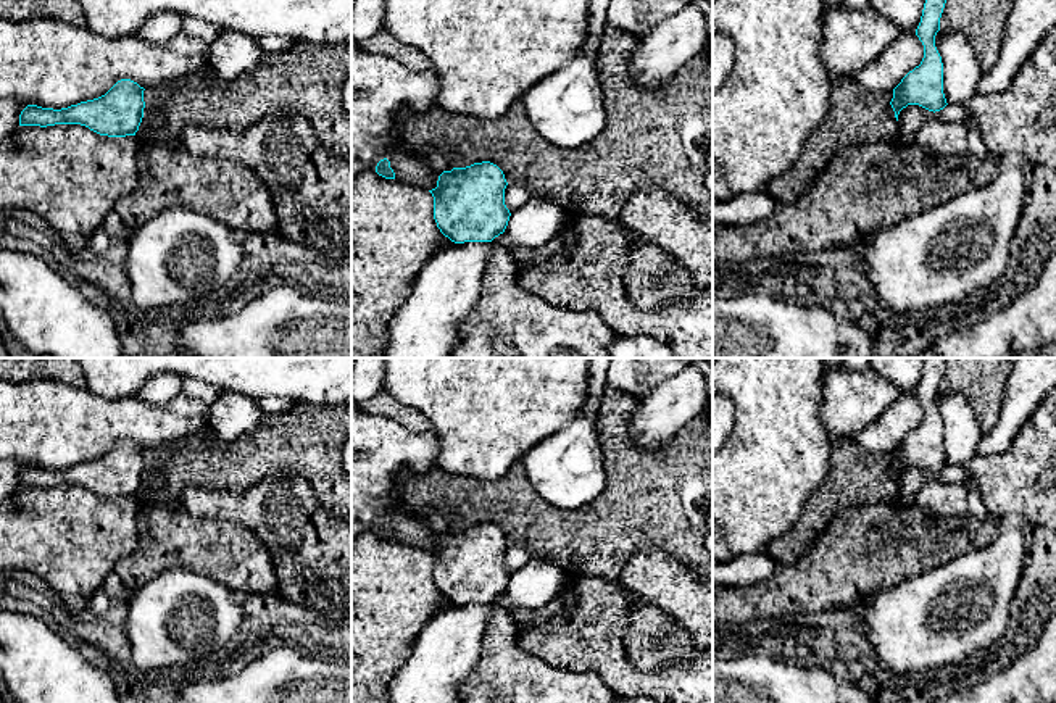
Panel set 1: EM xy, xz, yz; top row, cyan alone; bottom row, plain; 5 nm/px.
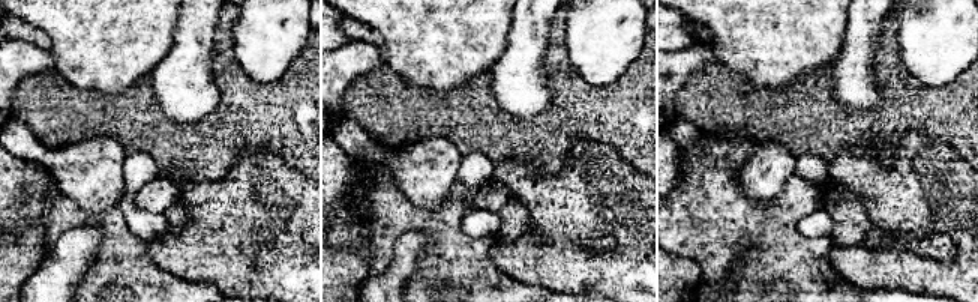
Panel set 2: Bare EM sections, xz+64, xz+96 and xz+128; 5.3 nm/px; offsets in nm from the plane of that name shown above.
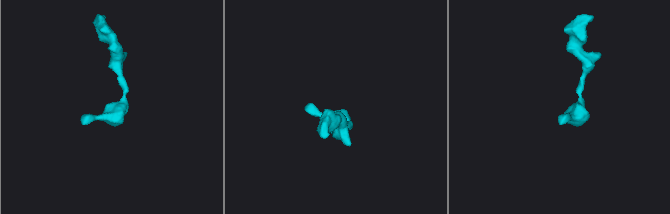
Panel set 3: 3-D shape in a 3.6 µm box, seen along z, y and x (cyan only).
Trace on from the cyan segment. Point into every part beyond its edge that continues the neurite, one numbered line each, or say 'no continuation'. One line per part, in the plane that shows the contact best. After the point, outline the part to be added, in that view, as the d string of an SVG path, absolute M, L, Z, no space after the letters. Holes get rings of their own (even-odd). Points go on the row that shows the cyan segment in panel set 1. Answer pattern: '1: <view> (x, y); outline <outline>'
no continuation

